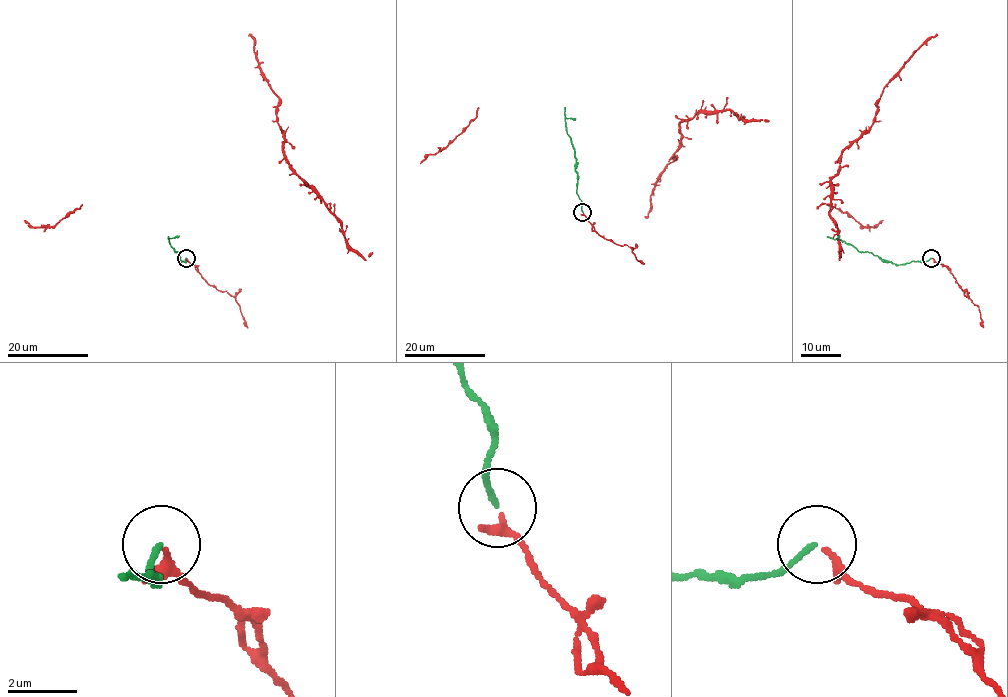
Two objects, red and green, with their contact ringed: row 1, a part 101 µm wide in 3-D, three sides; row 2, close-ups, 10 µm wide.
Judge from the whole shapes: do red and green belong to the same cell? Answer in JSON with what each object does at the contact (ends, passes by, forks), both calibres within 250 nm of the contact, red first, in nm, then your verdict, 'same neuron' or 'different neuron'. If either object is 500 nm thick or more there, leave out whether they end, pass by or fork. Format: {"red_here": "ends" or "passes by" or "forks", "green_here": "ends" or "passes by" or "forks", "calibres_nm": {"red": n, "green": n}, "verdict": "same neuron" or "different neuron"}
{"red_here": "passes by", "green_here": "ends", "calibres_nm": {"red": 200, "green": 140}, "verdict": "same neuron"}

